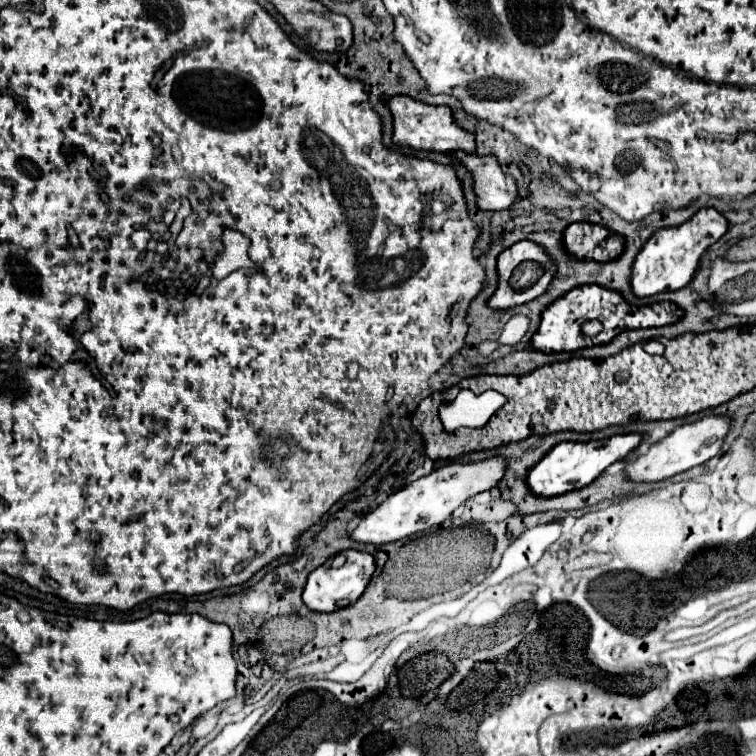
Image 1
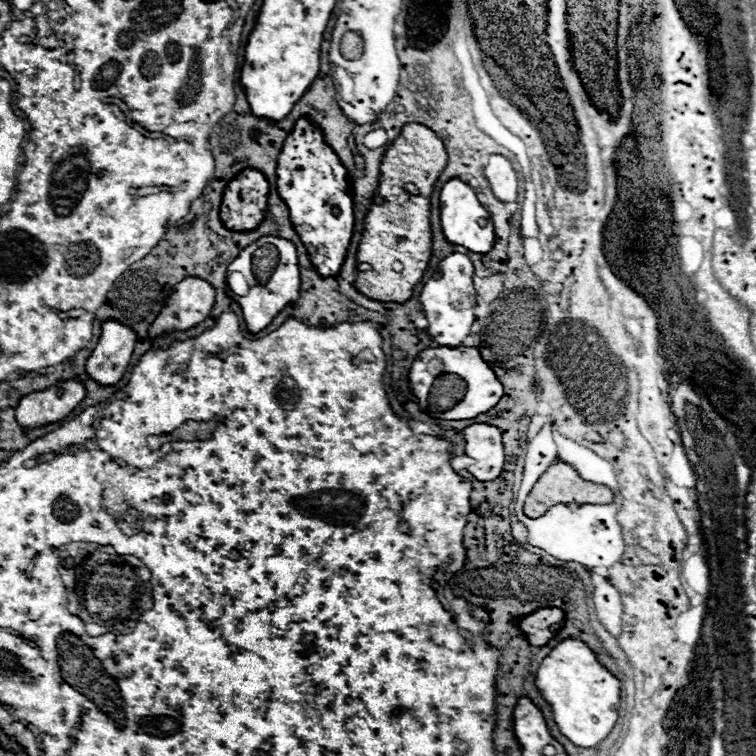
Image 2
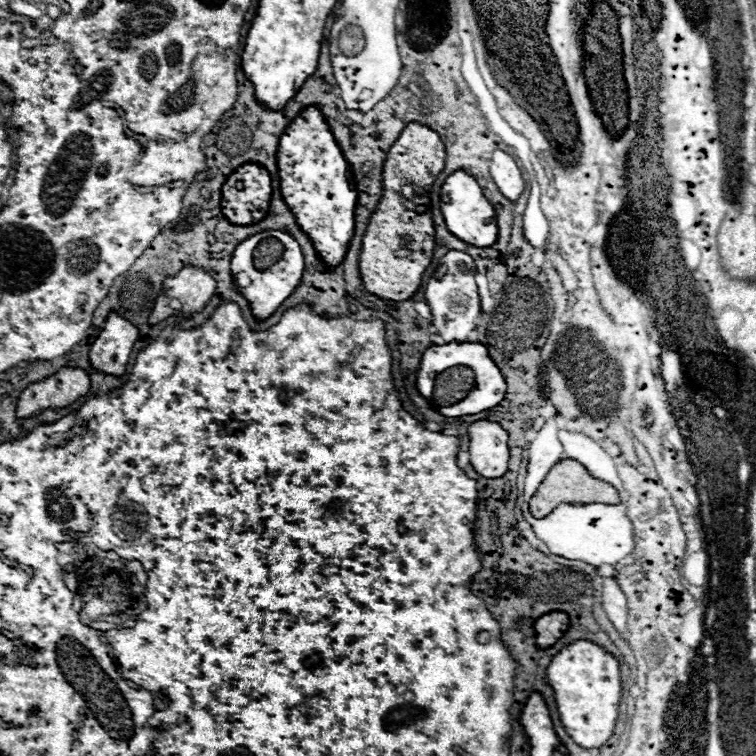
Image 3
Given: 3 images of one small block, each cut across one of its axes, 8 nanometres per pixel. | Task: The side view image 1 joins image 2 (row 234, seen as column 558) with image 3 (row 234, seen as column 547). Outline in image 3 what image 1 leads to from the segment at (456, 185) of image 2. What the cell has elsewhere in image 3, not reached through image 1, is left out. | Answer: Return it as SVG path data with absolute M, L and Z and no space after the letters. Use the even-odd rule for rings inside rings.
M464 170L452 172L442 186L442 194L450 194L450 202L442 202L440 208L444 214L446 226L454 236L458 236L460 240L464 240L472 246L478 246L478 248L488 248L496 242L496 234L498 234L496 212L494 212L494 206L490 206L488 200L484 198L482 188L474 176L470 176Z

